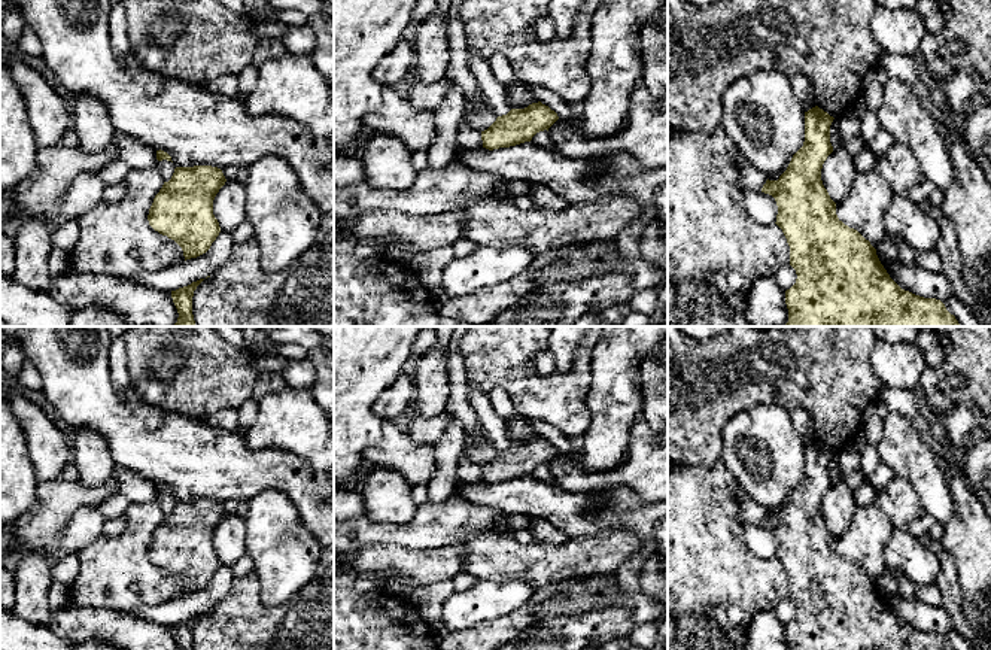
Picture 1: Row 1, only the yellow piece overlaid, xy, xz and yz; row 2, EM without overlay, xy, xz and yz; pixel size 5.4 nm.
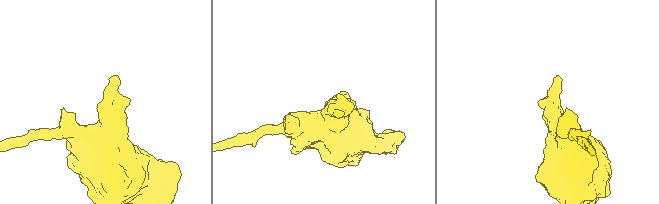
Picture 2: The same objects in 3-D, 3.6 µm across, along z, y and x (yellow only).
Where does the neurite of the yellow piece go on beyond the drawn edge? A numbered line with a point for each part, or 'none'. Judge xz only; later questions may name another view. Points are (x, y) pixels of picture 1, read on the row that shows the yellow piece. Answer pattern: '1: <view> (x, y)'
none

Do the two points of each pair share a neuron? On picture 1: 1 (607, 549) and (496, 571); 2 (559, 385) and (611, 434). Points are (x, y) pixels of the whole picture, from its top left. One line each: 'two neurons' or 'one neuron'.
1: one neuron
2: two neurons

